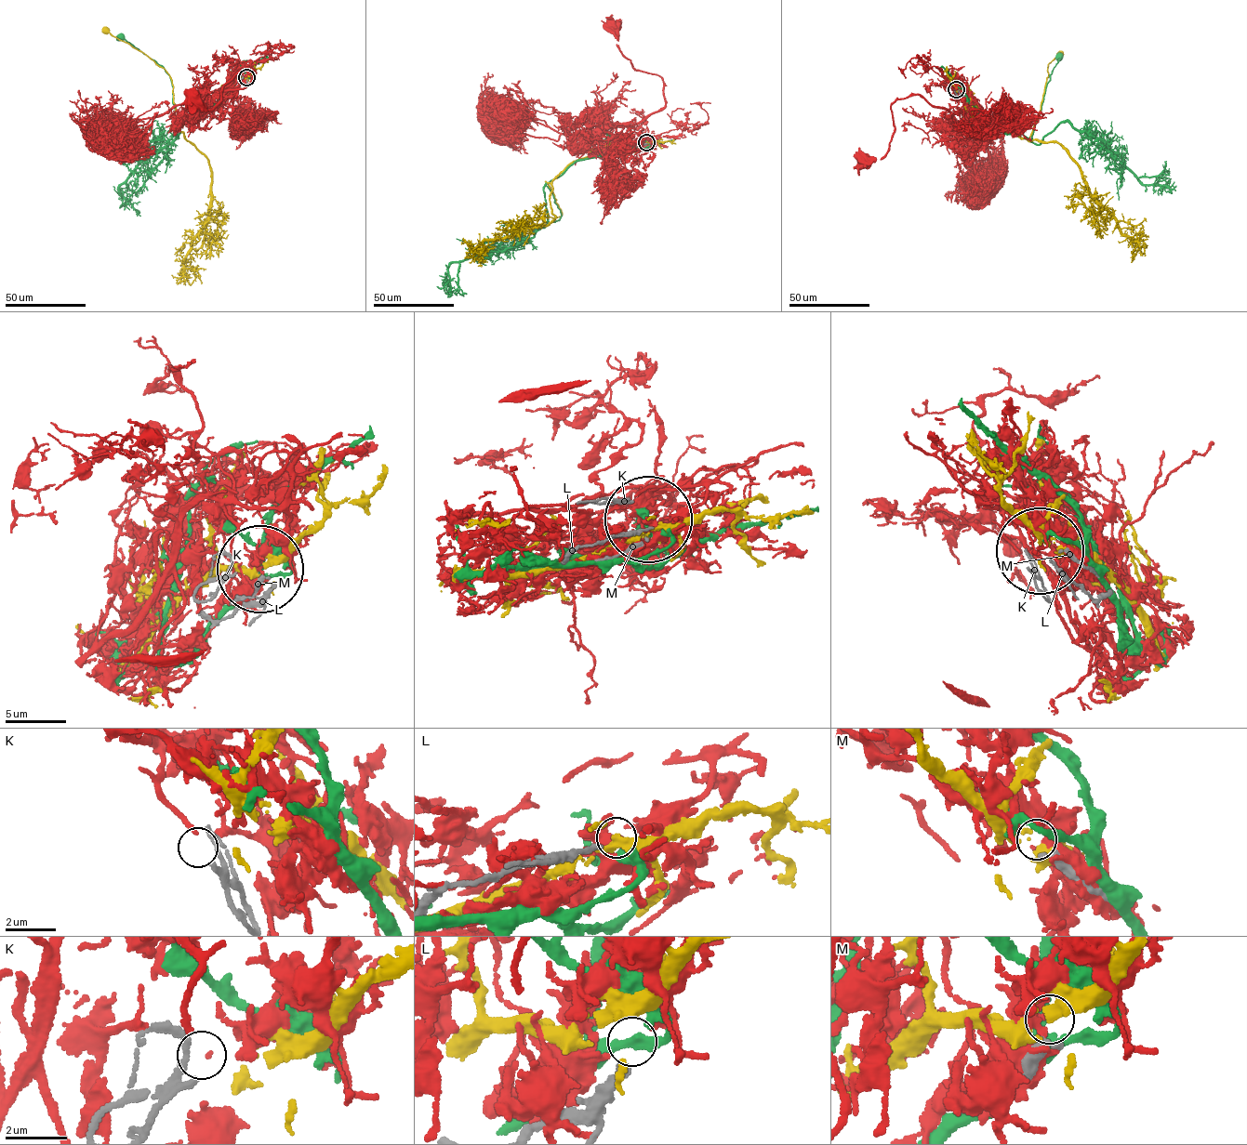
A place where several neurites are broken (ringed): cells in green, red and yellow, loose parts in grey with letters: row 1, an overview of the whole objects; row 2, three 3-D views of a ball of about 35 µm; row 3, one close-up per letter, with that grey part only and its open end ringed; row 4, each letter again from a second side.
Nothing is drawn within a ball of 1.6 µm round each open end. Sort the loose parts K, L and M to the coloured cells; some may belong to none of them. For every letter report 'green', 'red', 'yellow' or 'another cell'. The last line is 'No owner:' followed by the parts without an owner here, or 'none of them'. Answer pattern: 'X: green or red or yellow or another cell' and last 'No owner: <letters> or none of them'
K: red
L: green
M: another cell
No owner: M

